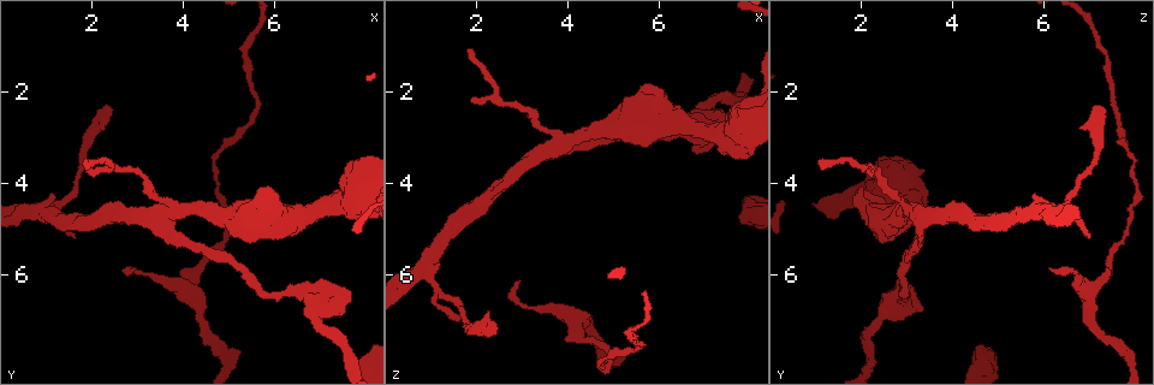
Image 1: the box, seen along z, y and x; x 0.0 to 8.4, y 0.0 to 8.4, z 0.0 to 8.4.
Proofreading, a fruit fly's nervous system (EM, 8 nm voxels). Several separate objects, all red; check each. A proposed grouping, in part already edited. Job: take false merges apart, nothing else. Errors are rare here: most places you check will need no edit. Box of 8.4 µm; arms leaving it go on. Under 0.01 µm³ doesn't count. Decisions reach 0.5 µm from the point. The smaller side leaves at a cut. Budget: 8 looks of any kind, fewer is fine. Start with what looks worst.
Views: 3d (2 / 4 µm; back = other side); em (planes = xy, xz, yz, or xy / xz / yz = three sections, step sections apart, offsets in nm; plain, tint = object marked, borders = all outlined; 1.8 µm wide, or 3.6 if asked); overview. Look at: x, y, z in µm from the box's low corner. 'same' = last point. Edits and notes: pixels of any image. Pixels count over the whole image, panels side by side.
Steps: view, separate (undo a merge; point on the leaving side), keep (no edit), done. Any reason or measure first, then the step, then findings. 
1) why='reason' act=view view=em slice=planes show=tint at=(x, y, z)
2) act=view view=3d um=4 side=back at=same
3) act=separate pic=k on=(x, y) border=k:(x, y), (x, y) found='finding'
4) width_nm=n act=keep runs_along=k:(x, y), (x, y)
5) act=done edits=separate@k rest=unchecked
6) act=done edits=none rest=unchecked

why='four-way junction' act=view view=em slice=planes show=tint at=(3.50, 4.70, 3.30)

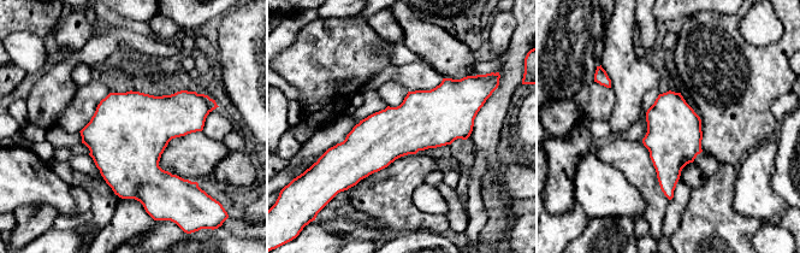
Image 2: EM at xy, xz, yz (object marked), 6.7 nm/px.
width_nm=380 act=keep found='one cell here'

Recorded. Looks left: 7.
why='thick turns thin' act=view view=3d um=4 at=(7.70, 4.40, 2.90)

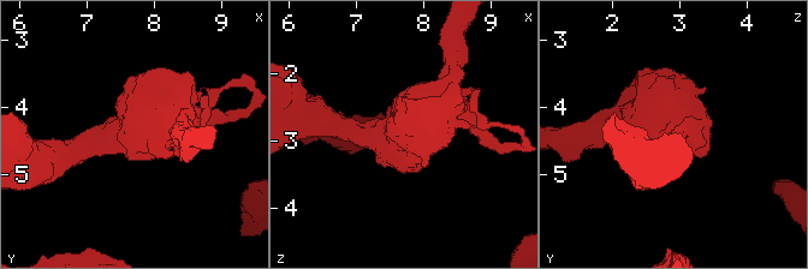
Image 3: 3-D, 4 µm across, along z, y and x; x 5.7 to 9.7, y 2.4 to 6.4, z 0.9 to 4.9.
why='now the EM' act=view view=em um=3.6 slice=planes show=tint at=(7.65, 4.35, 2.90)

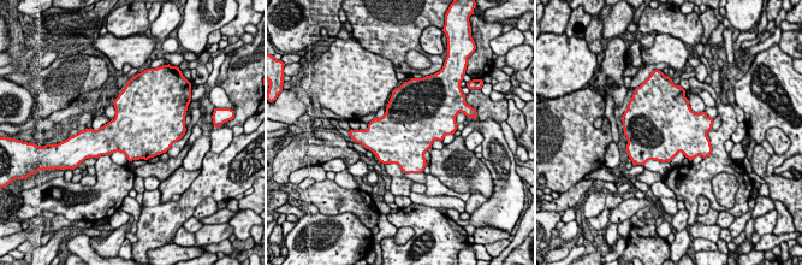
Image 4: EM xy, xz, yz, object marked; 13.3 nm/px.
width_nm=750 act=keep found='continuous, no second cell'

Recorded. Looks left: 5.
why='sudden change in width' act=view view=em slice=xy step=16 show=tint at=(6.70, 6.45, 2.90)

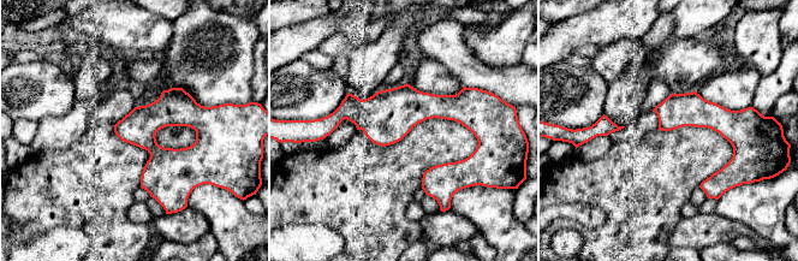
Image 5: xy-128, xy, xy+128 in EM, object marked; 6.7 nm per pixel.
width_nm=160 act=keep runs_along=5:(332, 125), (345, 112), (456, 108), (476, 131) found='one cell here'

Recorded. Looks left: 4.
act=done edits=none rest=unchecked

